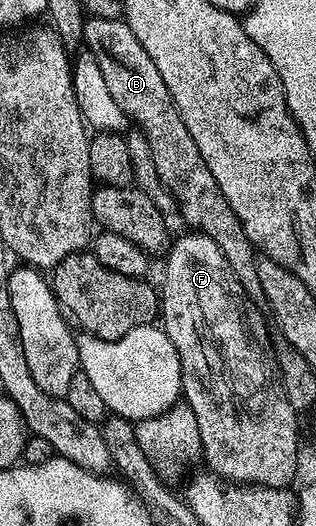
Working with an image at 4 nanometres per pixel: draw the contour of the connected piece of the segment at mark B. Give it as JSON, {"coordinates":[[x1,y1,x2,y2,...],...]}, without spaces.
{"coordinates":[[89,17,85,22,83,45,95,55,95,63,99,63,99,71,103,71,111,99,119,103,126,118,132,124,134,121,137,124,134,126,147,139,155,171,159,171,159,179,177,201,182,222,189,225,190,230,210,237,227,263,231,263,231,271,235,271,239,283,243,283,248,297,258,303,264,302,257,270,258,254,247,239,247,231,243,231,243,223,239,223,239,215,231,211,231,203,227,203,223,191,219,191,215,175,211,175,207,163,203,163,203,155,199,155,199,147,195,147,195,139,191,139,191,131,187,131,187,123,183,123,175,99,167,83,163,83,163,75,159,75,159,67,155,67,155,59,143,51,143,43,135,39,131,27,123,19]]}

